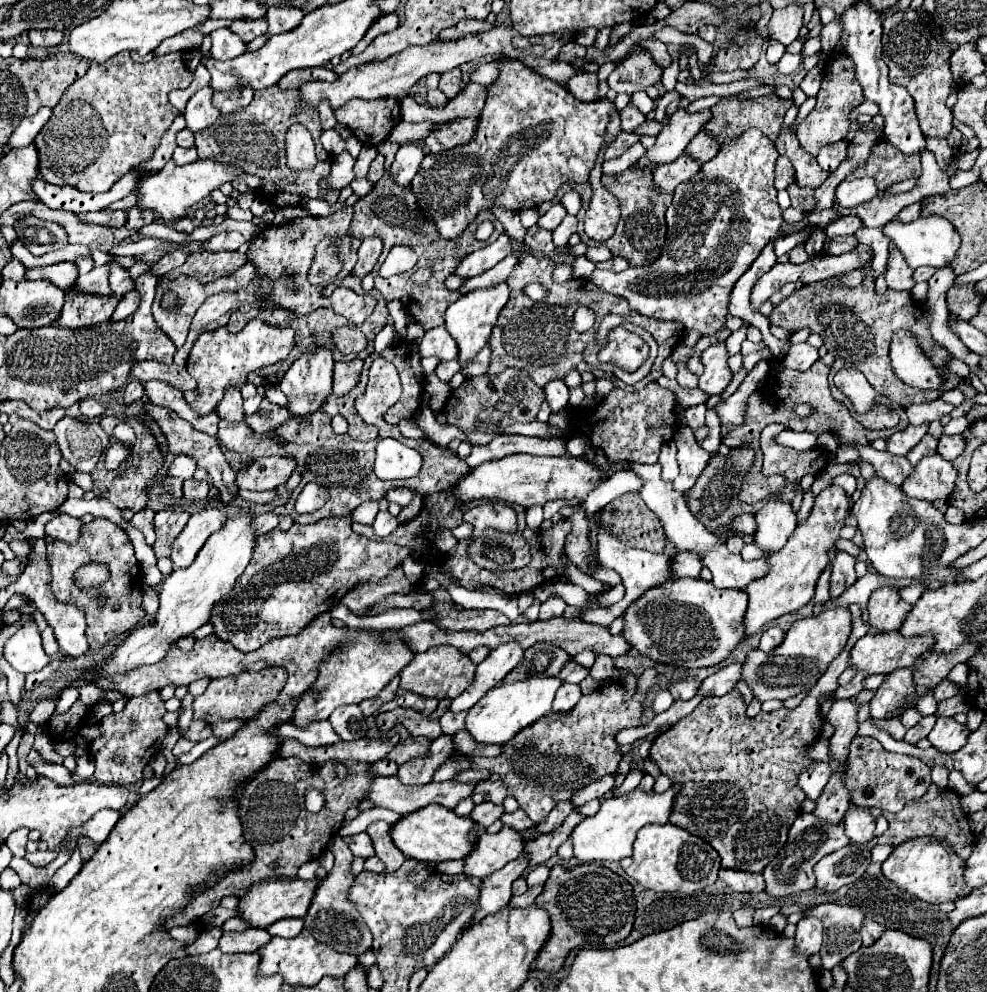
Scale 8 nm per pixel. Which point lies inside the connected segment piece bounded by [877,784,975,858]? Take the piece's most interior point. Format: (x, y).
(937, 813)

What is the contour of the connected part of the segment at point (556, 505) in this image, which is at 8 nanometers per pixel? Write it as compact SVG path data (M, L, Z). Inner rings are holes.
M576 498L569 501L556 500L547 502L543 506L544 519L551 519L563 506L578 506L579 504L580 502Z

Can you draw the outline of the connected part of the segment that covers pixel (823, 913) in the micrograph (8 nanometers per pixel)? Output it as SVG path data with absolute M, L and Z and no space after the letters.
M819 904L805 910L805 916L817 916L825 924L825 938L821 948L823 968L833 968L849 954L861 948L861 924L865 914L861 908L845 904Z

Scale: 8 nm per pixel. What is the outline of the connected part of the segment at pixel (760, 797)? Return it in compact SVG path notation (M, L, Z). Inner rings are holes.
M853 604L851 610L853 632L845 652L829 664L829 670L797 708L759 712L755 718L747 718L743 696L733 690L721 698L703 698L691 716L681 718L653 740L651 758L673 784L683 784L669 822L709 842L721 856L721 868L761 872L787 842L787 832L805 800L805 792L797 786L797 774L813 762L805 748L823 732L817 698L839 688L837 678L849 666L849 648L869 630L861 620L861 608Z

